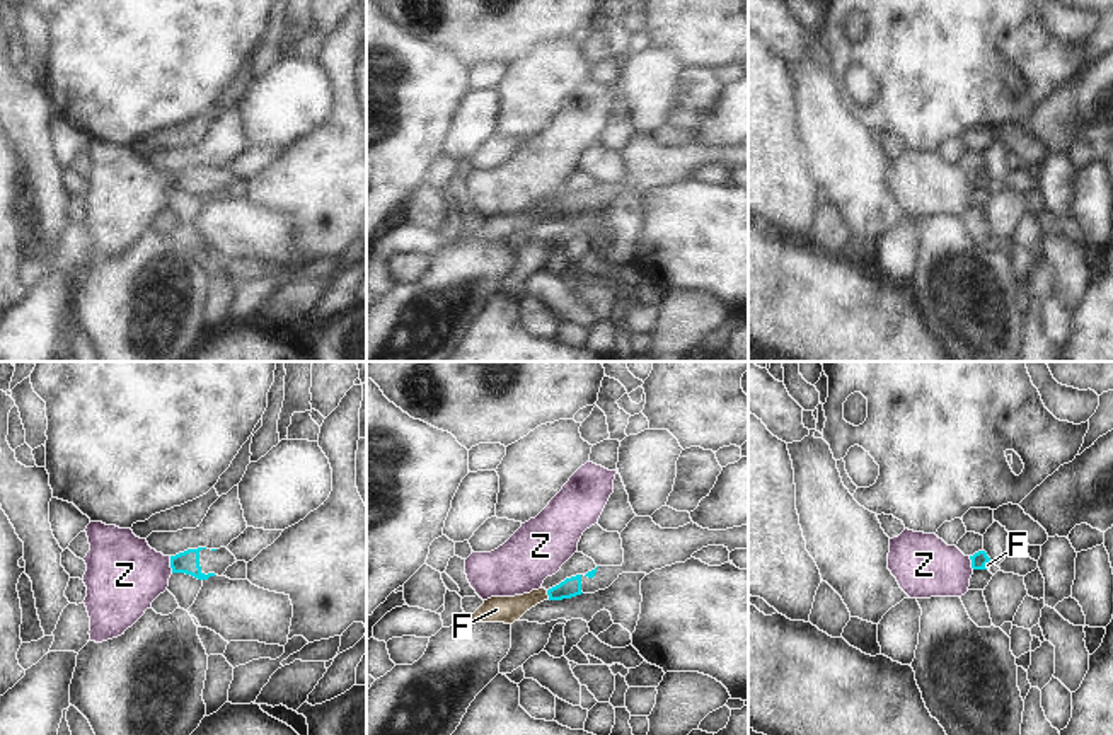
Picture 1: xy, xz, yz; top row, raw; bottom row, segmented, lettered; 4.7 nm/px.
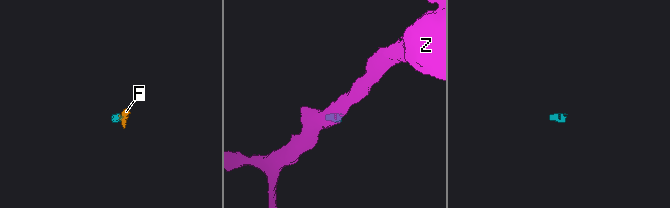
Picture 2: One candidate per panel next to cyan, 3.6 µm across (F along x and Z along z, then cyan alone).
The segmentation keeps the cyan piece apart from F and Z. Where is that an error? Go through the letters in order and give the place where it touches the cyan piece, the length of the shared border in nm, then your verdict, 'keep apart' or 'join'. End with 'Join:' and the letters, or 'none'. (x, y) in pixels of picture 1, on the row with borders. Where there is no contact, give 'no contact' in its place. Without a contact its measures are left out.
F: xz (547, 594) | 40 nm | join
Z: xy (171, 565) | 80 nm | keep apart
Join: F

